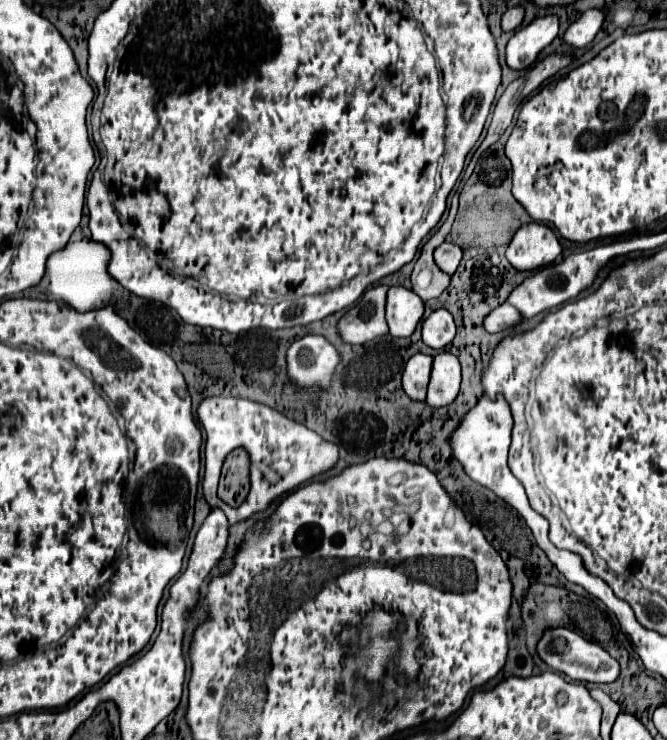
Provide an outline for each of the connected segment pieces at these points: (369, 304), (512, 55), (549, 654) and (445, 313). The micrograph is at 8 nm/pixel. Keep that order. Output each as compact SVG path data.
M387 286L369 288L353 308L339 320L339 336L347 344L363 344L387 334L385 322L385 294Z
M545 16L533 20L529 26L519 28L505 50L507 66L511 70L527 70L535 64L539 52L553 42L559 32L559 20L555 16Z
M553 628L553 630L545 632L545 636L537 644L537 652L553 670L563 672L577 682L595 682L595 684L615 682L621 672L619 662L607 650L603 650L599 644L589 642L583 636L579 636L567 628Z
M437 308L433 310L421 326L421 334L423 334L423 342L431 348L445 348L453 338L455 338L455 322L449 310L445 308Z

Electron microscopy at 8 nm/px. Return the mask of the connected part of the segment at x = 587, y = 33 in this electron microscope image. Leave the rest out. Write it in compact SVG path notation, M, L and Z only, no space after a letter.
M589 10L577 22L573 22L567 32L563 34L563 42L571 48L585 48L603 24L605 12L603 10Z

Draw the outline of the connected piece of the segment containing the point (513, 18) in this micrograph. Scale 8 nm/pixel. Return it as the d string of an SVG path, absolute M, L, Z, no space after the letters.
M515 6L515 8L509 8L505 14L503 14L503 20L501 20L501 28L503 32L513 32L523 20L523 8L521 6Z

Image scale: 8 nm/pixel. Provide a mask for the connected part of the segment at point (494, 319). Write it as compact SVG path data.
M499 304L497 308L493 308L485 320L483 320L483 328L487 332L501 332L507 326L513 326L521 320L521 314L517 312L517 308L513 308L511 304Z

